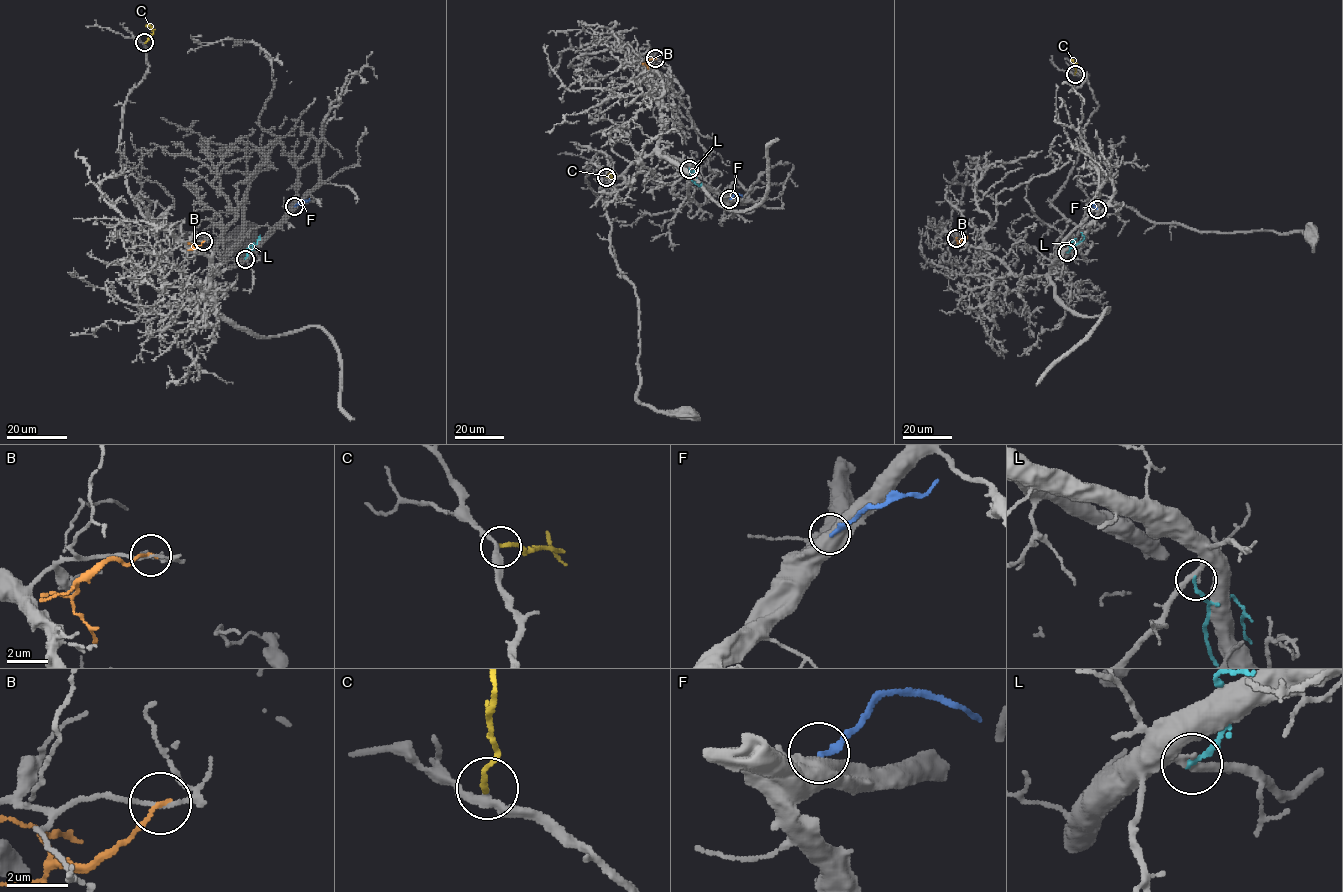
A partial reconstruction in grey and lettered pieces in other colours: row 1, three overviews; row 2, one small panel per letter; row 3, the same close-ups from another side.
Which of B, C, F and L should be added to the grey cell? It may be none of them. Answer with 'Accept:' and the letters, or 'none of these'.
Accept: C

